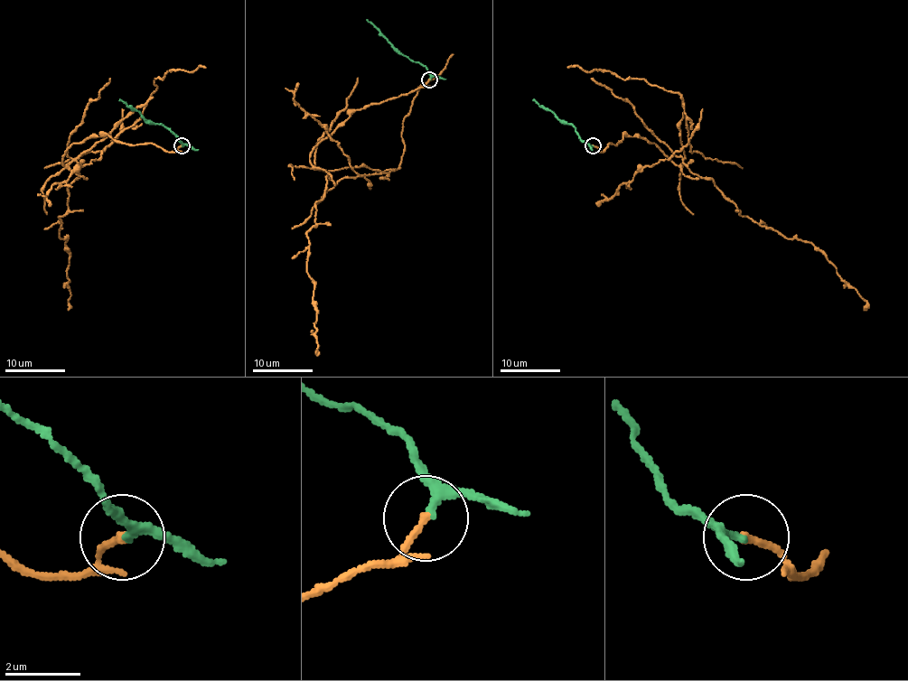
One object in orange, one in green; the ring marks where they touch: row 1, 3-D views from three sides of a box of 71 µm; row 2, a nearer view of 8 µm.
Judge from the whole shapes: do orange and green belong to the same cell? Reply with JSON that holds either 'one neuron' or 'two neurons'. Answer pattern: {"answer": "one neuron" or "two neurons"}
{"answer": "two neurons"}

